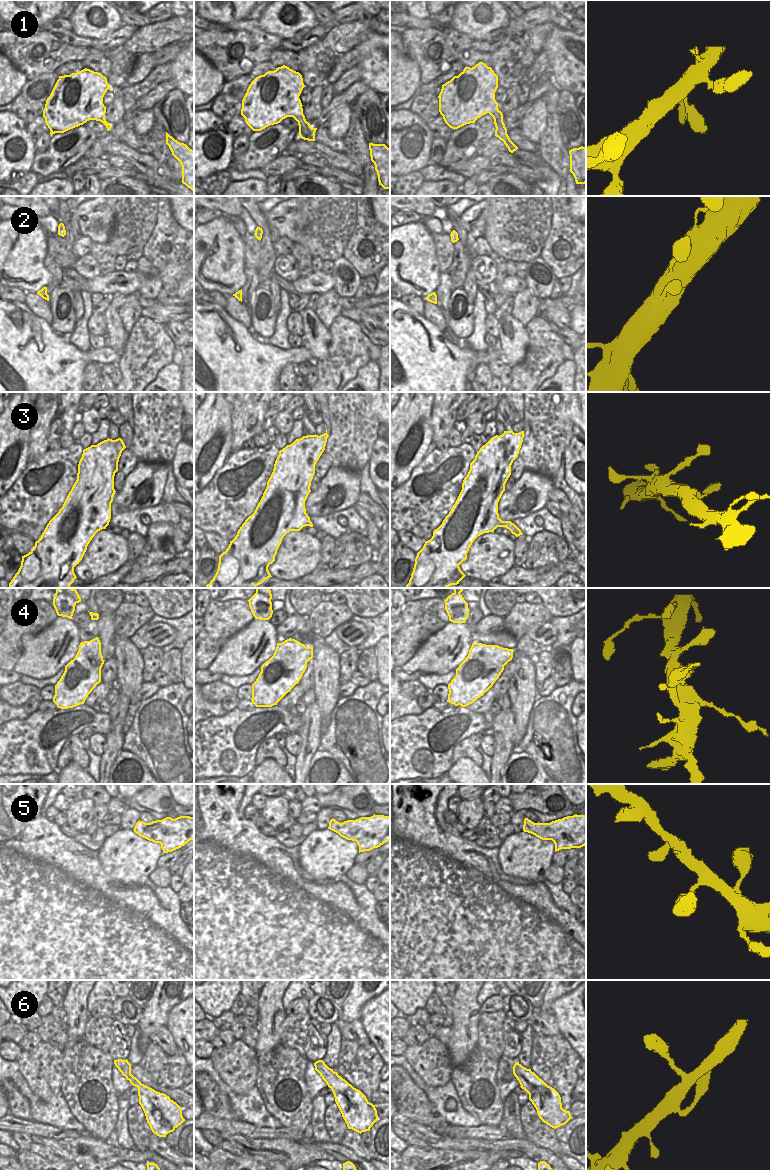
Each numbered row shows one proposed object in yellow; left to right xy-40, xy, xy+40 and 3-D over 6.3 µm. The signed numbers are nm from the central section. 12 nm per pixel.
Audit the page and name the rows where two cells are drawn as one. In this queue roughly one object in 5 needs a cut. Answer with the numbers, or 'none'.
4

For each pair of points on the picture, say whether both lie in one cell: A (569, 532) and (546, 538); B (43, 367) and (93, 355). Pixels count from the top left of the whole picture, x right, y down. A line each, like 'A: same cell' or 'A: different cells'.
A: different cells
B: same cell

